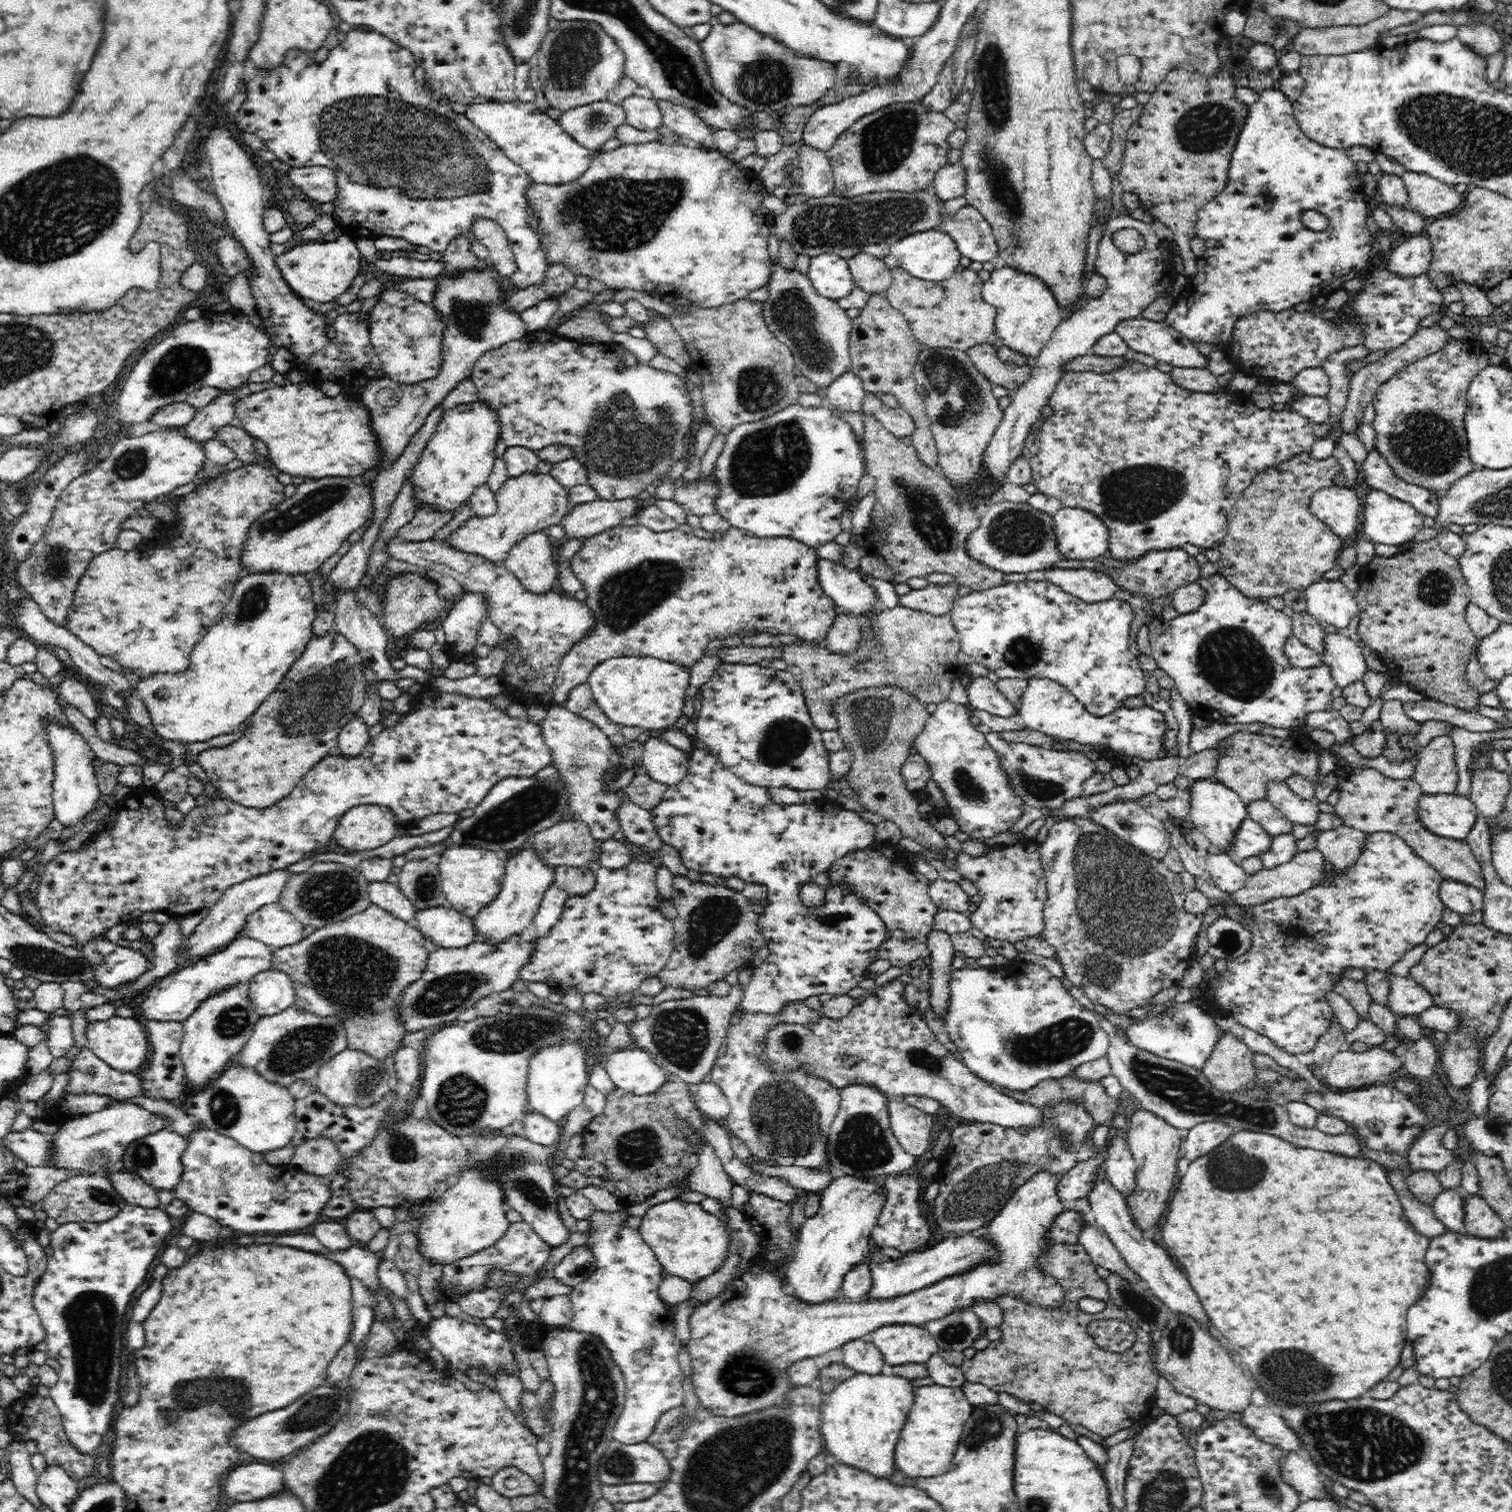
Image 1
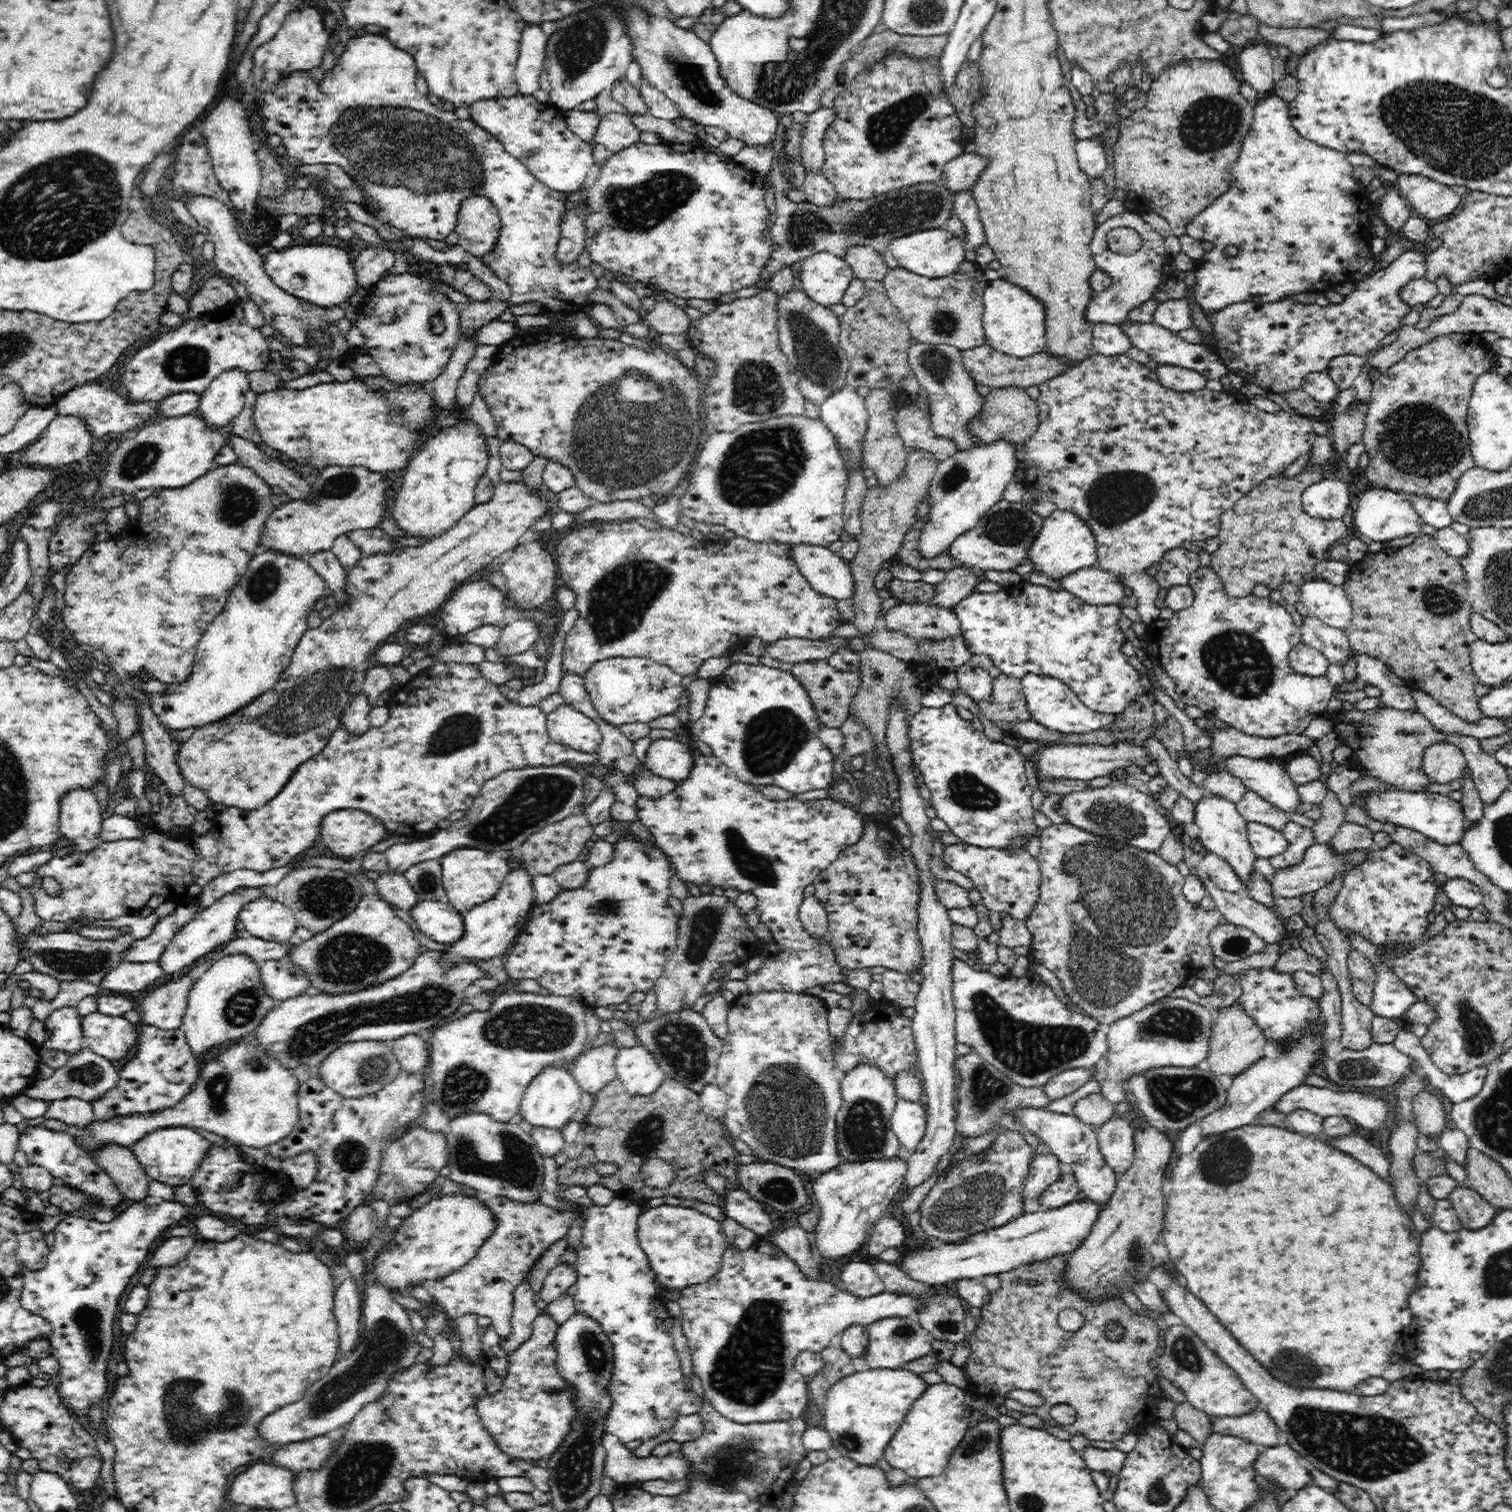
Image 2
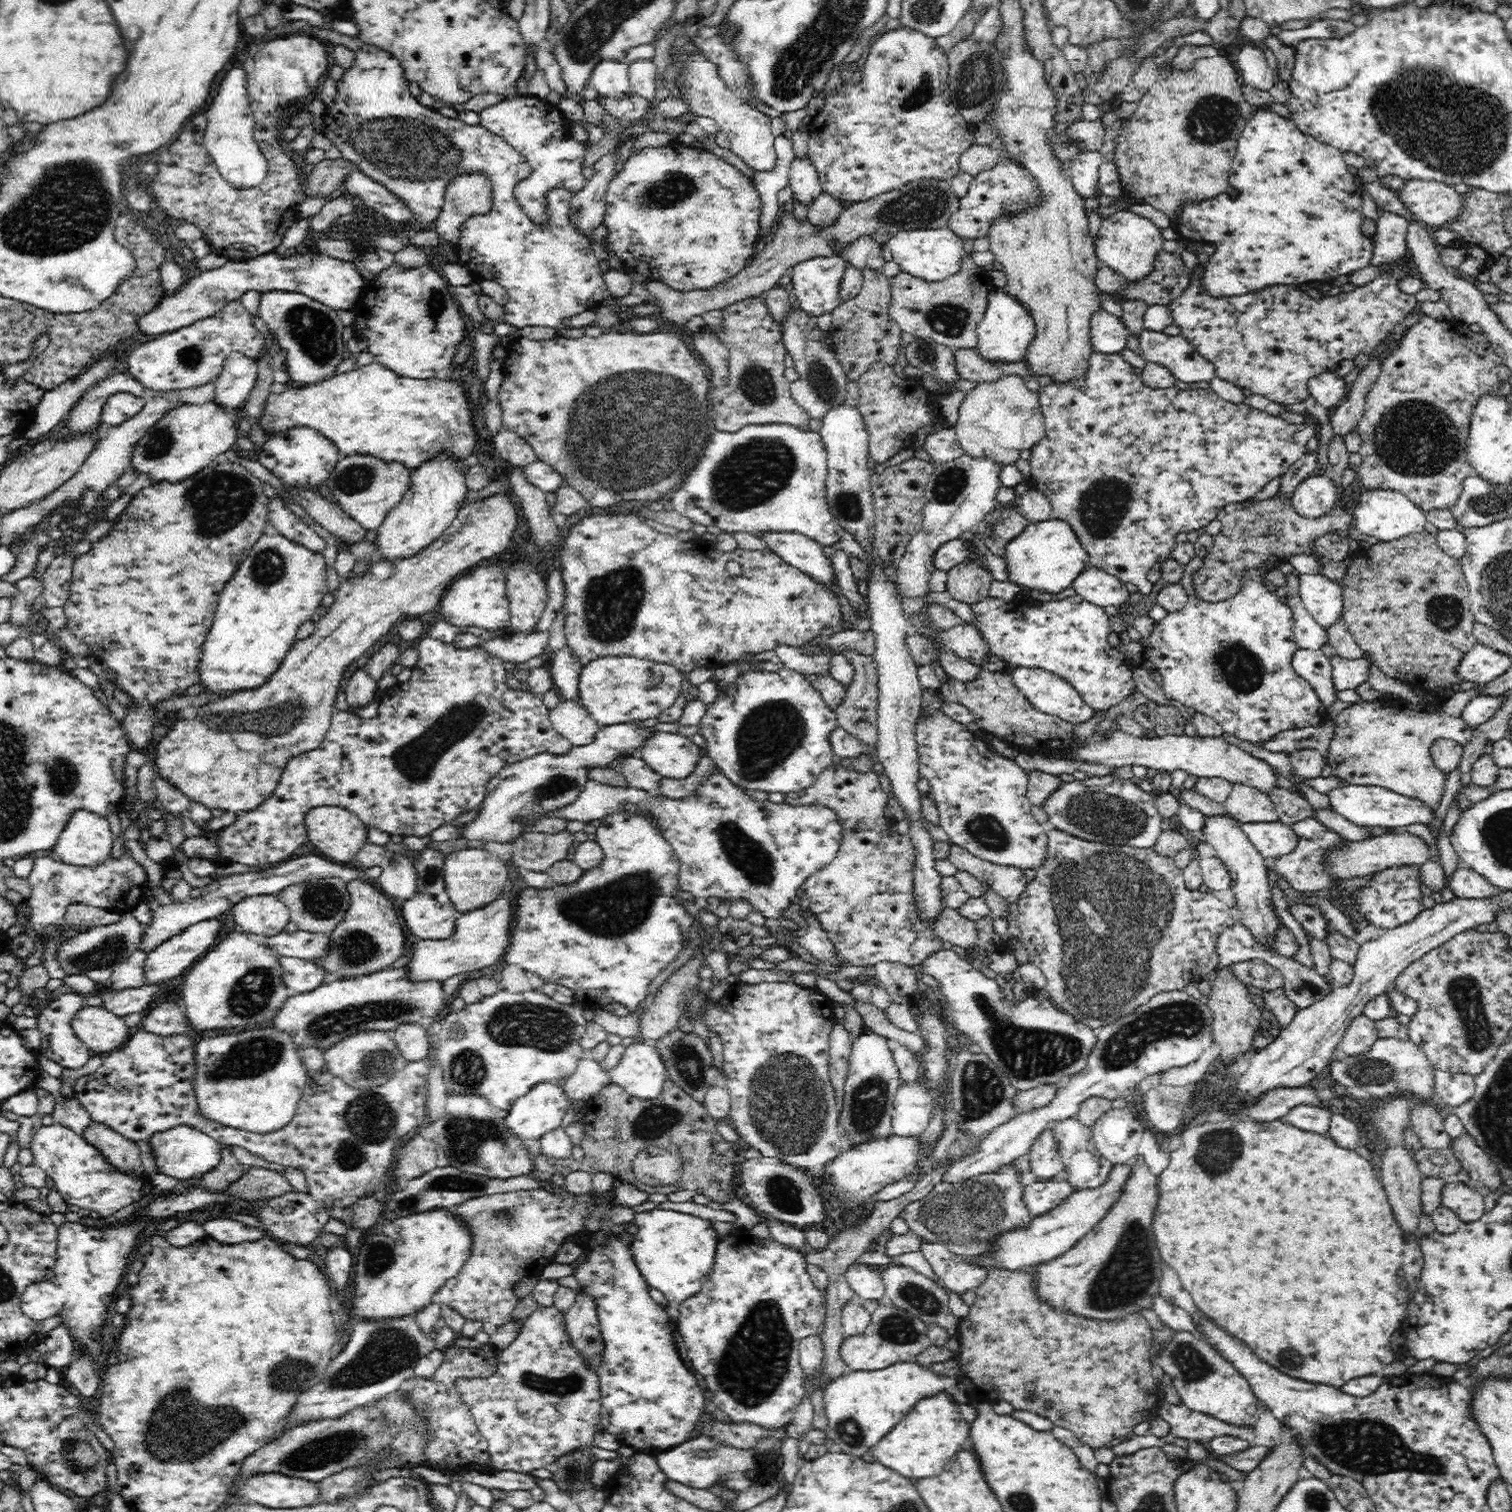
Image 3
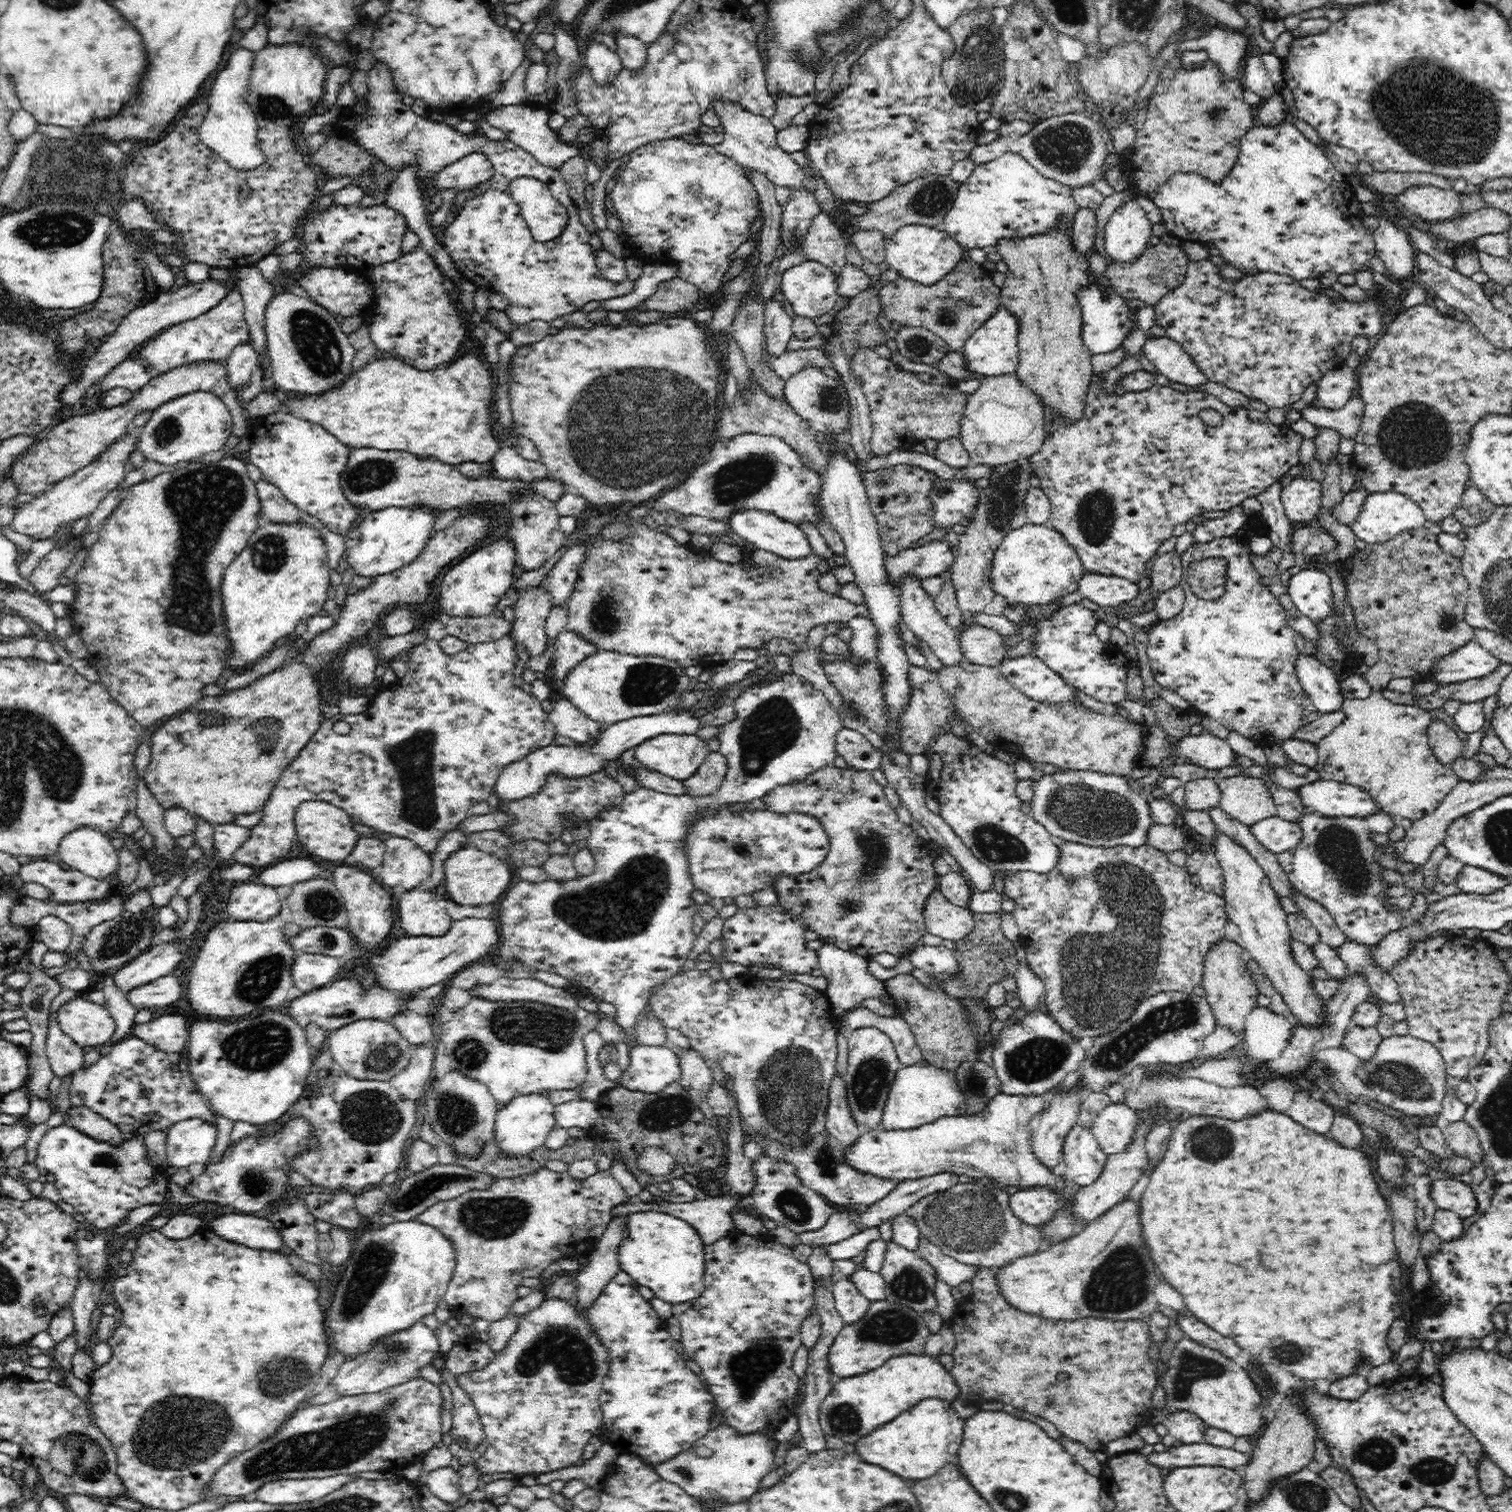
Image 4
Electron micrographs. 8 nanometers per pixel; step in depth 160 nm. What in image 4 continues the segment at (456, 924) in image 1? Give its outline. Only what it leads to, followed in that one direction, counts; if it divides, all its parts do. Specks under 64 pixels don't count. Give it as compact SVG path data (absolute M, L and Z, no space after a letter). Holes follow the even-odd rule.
M412 888L398 898L398 918L406 936L443 936L453 922L439 892Z

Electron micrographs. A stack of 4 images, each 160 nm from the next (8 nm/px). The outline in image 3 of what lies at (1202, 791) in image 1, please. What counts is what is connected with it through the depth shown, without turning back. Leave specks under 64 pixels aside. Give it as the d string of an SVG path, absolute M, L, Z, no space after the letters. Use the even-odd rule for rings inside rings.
M1214 815L1204 817L1203 834L1205 842L1216 850L1217 857L1224 863L1232 881L1232 890L1236 894L1236 908L1242 916L1242 925L1252 935L1272 951L1276 951L1277 932L1281 930L1280 919L1272 912L1272 892L1268 885L1268 867L1264 866L1265 858L1250 842L1248 835L1242 830L1241 823L1230 815Z

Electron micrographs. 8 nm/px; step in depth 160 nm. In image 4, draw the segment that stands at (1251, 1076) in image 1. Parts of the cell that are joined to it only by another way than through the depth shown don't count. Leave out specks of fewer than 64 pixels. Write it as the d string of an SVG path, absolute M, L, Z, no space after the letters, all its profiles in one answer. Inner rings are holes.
M1220 938L1207 950L1203 967L1205 971L1201 986L1207 992L1205 999L1210 1003L1217 1026L1229 1027L1232 1032L1242 1036L1246 1015L1250 1010L1258 1007L1257 997L1259 995L1257 986L1247 968L1244 949L1234 941Z

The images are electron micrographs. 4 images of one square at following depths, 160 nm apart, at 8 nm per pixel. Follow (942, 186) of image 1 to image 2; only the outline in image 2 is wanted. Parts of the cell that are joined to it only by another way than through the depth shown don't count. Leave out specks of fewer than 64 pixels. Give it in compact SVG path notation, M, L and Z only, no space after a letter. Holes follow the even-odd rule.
M962 153L945 164L945 188L956 194L960 190L970 190L989 164L988 156L981 153Z

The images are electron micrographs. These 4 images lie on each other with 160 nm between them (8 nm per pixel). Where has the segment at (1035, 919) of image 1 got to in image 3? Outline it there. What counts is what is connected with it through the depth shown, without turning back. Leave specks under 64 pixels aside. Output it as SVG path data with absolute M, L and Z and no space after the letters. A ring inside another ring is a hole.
M951 844L947 858L957 870L964 870L975 876L982 885L987 884L994 892L1010 904L1018 902L1031 873L1016 867L1002 867L970 854L965 848Z

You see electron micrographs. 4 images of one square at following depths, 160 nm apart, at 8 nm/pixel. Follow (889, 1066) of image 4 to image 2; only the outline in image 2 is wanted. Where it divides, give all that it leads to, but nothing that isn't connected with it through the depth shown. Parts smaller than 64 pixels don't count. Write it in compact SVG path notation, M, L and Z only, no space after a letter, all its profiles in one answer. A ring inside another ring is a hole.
M860 1061L841 1079L841 1107L837 1112L837 1144L842 1163L868 1160L868 1158L890 1159L898 1157L901 1145L891 1128L891 1116L897 1103L895 1081L874 1061Z

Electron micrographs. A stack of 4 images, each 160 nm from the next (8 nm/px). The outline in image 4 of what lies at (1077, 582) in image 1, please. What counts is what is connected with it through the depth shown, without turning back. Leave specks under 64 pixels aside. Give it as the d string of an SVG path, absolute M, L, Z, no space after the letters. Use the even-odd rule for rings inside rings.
M1088 572L1079 580L1077 591L1100 607L1118 606L1139 594L1138 585L1126 577Z

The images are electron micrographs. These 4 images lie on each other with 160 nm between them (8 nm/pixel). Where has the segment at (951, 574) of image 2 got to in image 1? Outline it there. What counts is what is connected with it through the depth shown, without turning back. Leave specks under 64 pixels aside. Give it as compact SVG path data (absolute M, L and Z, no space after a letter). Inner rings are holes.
M955 581L944 586L930 583L923 589L911 589L907 594L898 597L899 604L906 608L921 609L922 612L930 612L934 616L944 616L949 614L953 602L962 592Z

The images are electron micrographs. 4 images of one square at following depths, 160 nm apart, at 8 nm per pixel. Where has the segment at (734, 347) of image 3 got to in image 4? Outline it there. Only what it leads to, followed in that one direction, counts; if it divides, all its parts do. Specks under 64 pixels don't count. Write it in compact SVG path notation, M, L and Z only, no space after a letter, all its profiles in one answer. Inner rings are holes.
M751 377L749 389L737 394L732 406L721 402L716 433L724 439L732 439L738 435L750 433L780 437L786 444L790 444L804 465L818 474L818 478L824 480L825 472L828 470L829 461L820 449L820 444L816 441L816 432L812 431L806 422L803 422L802 418L795 414L794 410L791 410L785 397L774 399L758 385L758 381L754 377Z

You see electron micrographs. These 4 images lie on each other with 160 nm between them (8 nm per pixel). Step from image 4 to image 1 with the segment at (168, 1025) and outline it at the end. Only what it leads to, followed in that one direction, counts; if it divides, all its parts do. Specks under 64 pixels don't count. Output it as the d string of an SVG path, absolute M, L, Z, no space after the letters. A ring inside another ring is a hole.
M241 935L225 947L200 959L194 965L184 967L156 980L150 986L148 996L142 1003L142 1018L182 1023L198 1008L199 1002L210 993L235 983L242 983L246 987L251 978L256 976L258 972L270 969L272 953L273 948L267 944Z

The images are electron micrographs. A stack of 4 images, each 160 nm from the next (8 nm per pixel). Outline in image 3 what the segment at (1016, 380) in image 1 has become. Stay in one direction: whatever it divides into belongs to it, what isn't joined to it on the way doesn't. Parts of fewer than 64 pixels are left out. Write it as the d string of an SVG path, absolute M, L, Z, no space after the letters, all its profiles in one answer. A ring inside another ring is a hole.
M957 349L954 351L954 356L958 376L964 380L988 383L996 382L998 378L1008 374L1015 374L1024 379L1027 376L1027 366L1023 364L1023 360L1017 363L994 364L981 358L974 349Z

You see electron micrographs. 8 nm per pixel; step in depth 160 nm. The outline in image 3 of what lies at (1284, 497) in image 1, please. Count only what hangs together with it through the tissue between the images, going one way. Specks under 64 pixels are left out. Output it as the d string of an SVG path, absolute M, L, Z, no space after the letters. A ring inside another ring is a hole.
M1278 497L1257 501L1232 503L1218 511L1222 529L1214 537L1213 546L1204 556L1202 564L1192 574L1195 594L1208 602L1228 600L1239 591L1239 578L1247 567L1266 565L1268 570L1285 562L1290 556L1313 554L1313 543L1320 537L1340 530L1350 530L1353 515L1339 505L1320 518L1304 518L1290 504L1291 499Z

